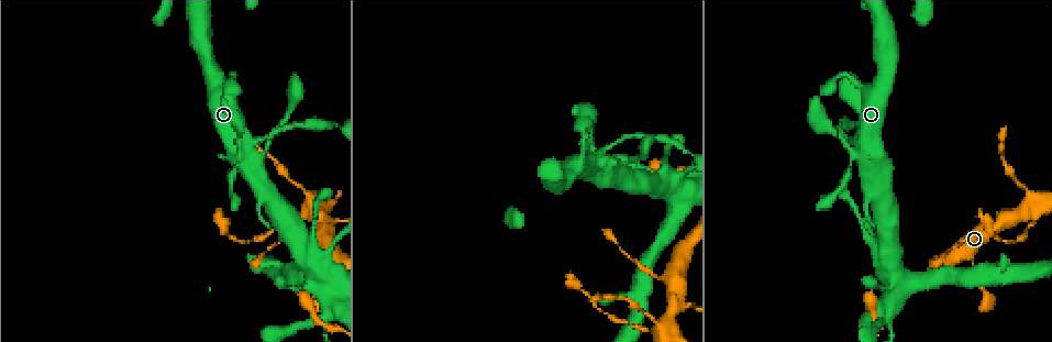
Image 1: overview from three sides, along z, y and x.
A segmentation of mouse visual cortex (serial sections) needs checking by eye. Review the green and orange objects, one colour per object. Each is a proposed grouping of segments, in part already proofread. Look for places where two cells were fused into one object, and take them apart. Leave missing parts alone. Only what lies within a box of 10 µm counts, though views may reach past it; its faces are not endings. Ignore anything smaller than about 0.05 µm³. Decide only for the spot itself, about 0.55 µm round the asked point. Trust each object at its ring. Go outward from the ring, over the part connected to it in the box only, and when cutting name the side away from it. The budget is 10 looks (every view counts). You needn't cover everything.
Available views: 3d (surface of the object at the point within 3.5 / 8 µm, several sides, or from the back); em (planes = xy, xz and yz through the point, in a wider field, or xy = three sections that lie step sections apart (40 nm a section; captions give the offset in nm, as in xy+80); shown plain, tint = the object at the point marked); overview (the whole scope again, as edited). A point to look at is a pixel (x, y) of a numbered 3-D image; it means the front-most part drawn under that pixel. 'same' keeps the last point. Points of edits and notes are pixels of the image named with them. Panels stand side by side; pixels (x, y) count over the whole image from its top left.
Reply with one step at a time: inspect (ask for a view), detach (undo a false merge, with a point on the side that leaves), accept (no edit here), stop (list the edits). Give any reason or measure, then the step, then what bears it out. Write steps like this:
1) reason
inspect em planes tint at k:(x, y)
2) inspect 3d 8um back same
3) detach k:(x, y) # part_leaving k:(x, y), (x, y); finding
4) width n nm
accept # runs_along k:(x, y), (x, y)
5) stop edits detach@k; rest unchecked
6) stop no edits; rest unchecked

sharp bend
inspect 3d 8um at 1:(238, 156)

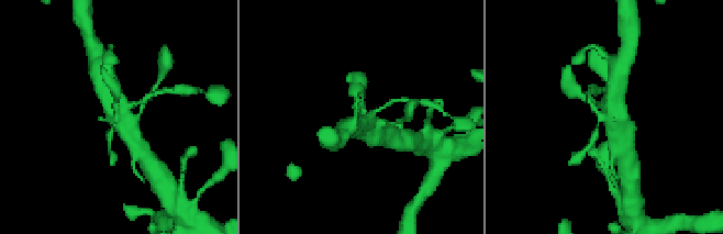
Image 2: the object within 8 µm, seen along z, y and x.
zoom in
inspect 3d 3.5um same

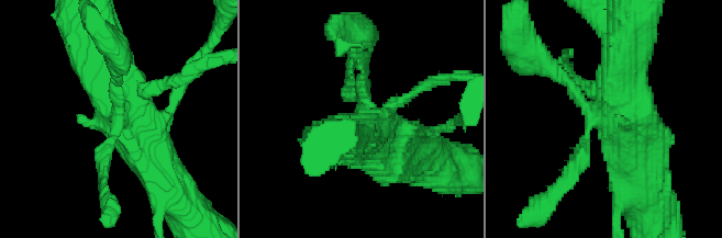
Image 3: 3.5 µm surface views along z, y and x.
inspect em xy step 2 tint at 3:(117, 118)

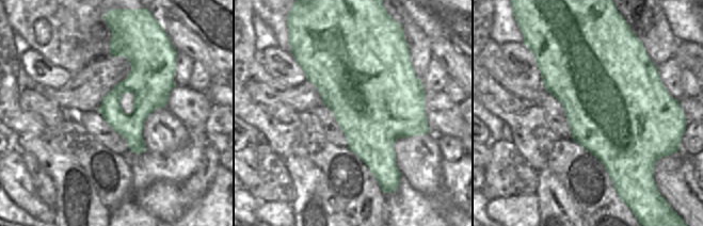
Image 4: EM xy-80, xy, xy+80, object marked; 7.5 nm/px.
width 700 nm
accept # runs_along 3:(97, 52), (123, 120), (164, 177); continuous, no second cell

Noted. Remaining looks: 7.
side arm on a straight run
inspect 3d 8um at 1:(890, 317)

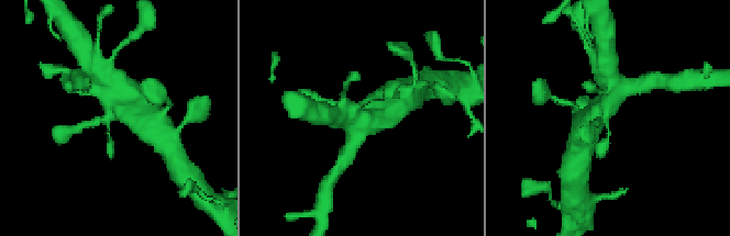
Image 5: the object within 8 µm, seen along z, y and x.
arms 3; arm_widths 150, 250, 700 nm
inspect em xy step 3 tint same

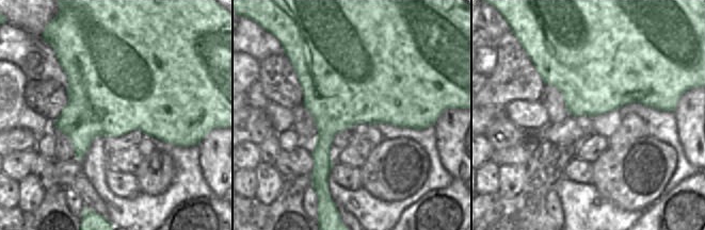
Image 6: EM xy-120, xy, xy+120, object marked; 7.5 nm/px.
width 600 nm
accept # runs_along 5:(109, 86), (112, 114), (80, 126); all the same cell

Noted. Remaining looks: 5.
sharp bend
inspect 3d 3.5um at 1:(1030, 201)

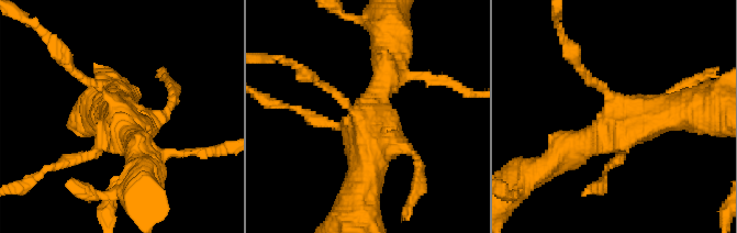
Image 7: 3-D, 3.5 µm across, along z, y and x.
inspect em xy step 2 tint at 7:(364, 117)

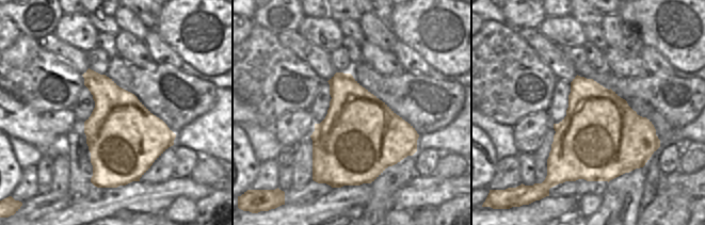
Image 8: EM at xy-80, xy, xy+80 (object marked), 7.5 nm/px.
another direction
inspect em xy step 5 tint same

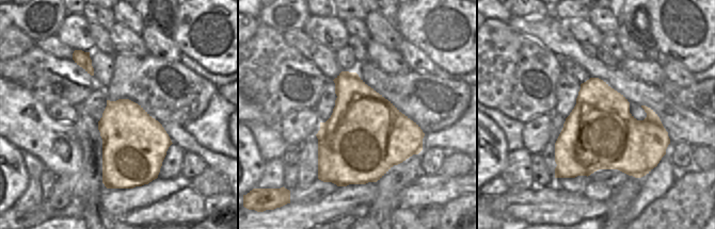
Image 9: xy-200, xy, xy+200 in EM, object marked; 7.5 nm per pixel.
accept # runs_along 7:(387, 59), (360, 126), (310, 115); one cell here

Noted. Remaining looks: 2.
narrows sharply
inspect em xy step 5 tint at 1:(972, 264)

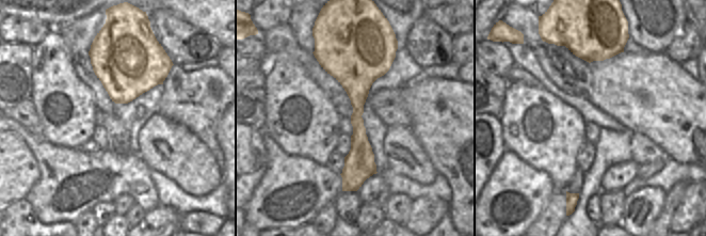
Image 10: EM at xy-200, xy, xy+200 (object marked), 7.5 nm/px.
inspect 3d 3.5um same

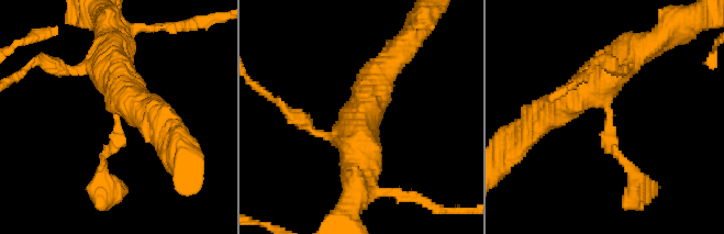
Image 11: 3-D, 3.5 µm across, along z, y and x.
width 200 nm
accept # runs_along 10:(347, 47), (357, 84), (354, 188); all the same cell

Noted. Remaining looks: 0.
stop no edits; rest unchecked

